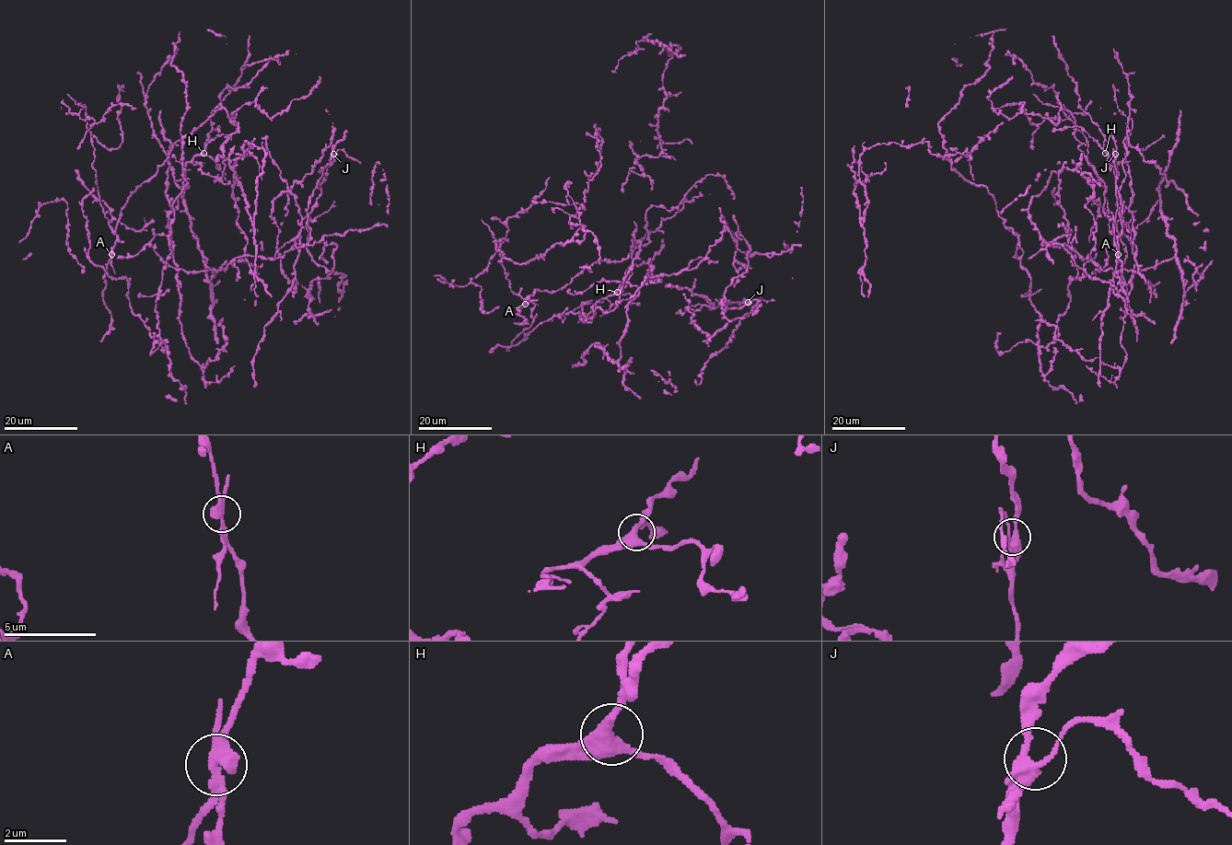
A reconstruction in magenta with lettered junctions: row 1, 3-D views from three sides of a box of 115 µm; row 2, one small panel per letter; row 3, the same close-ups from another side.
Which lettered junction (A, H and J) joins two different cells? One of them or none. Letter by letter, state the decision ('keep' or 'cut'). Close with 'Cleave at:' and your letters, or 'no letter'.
A: cut
H: keep
J: keep
Cleave at: A

